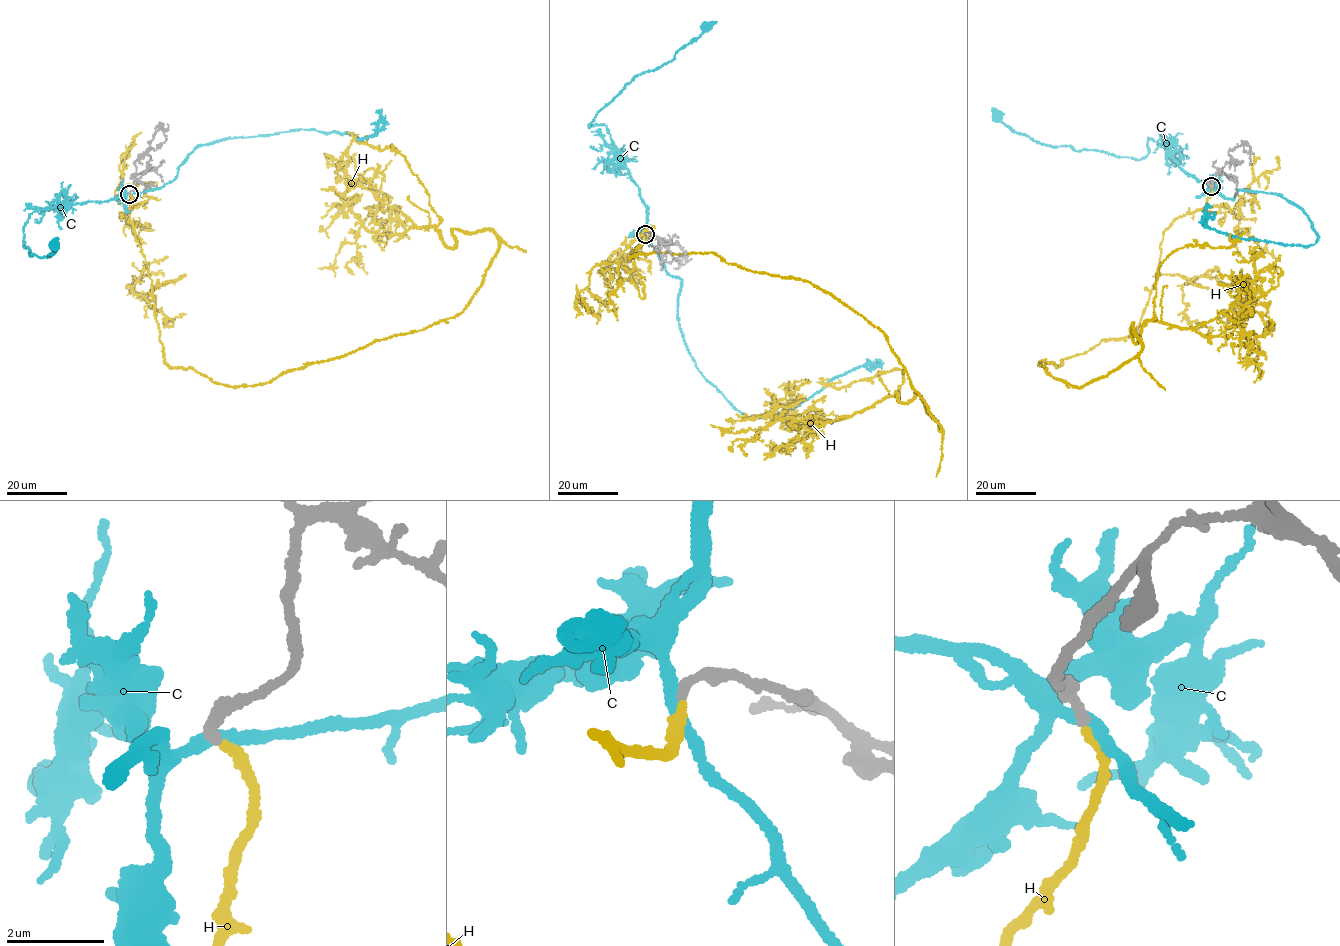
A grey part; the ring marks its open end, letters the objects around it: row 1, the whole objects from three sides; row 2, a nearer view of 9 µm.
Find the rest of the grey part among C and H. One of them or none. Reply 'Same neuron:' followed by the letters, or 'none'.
Same neuron: H

